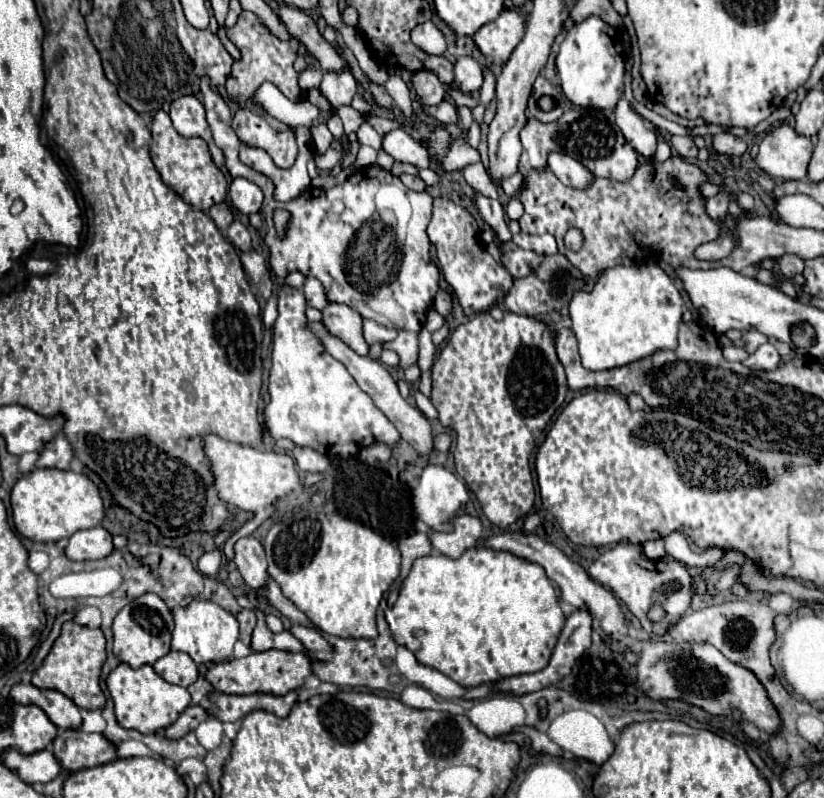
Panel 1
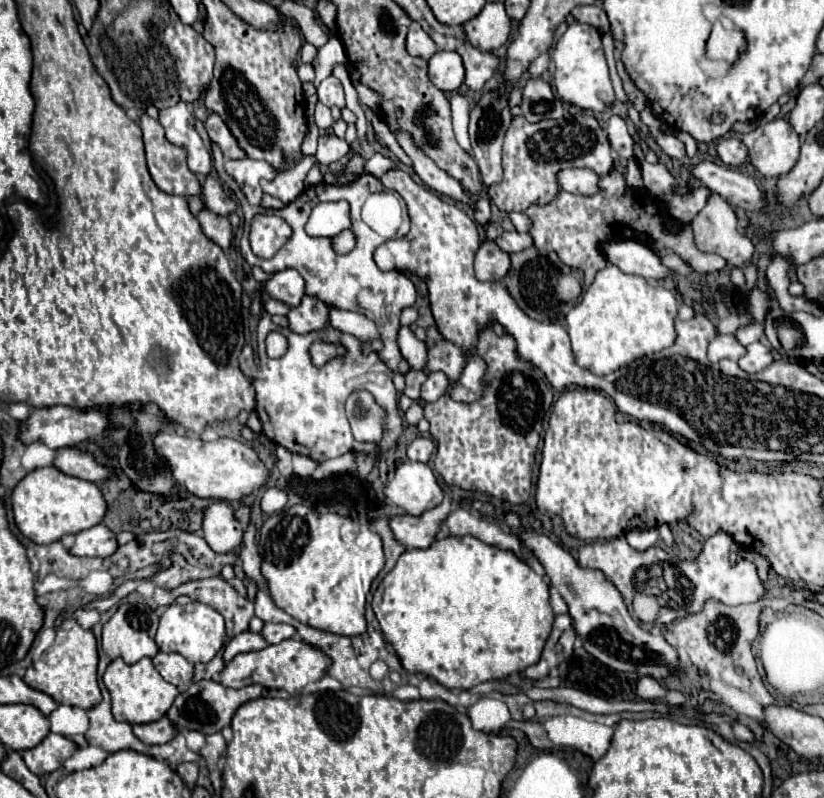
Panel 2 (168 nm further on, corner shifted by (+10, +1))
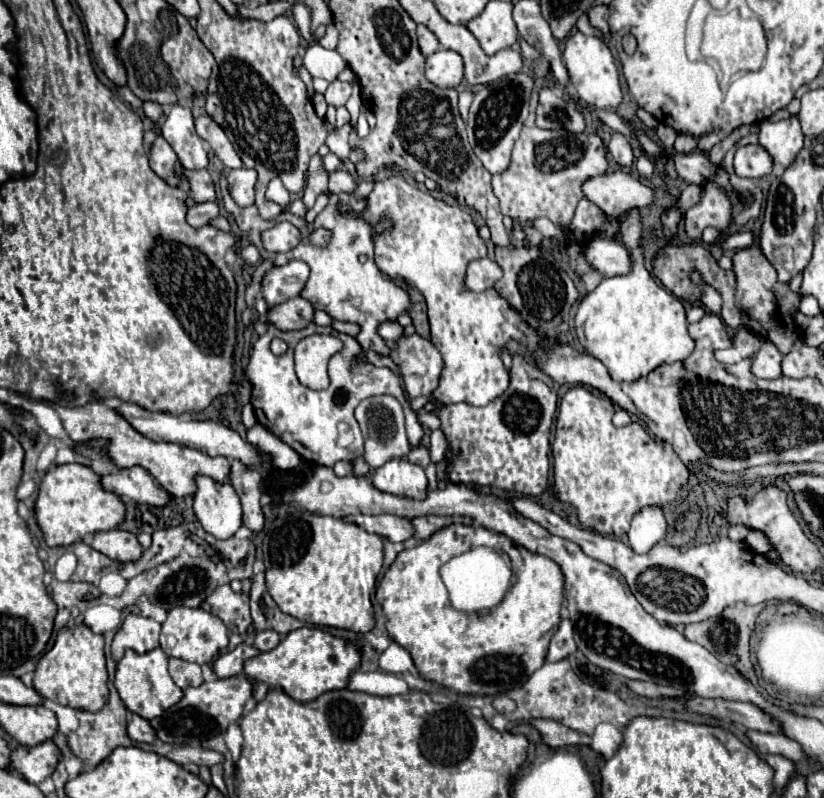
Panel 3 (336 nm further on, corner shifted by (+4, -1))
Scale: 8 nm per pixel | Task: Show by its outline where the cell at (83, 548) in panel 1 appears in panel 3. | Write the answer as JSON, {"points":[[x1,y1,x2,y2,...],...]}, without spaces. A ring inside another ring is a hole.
{"points":[[106,530,106,532,96,532,92,548,98,552,106,554,112,560,118,562,134,562,142,556,142,546,136,538,136,534,126,532,126,530]]}

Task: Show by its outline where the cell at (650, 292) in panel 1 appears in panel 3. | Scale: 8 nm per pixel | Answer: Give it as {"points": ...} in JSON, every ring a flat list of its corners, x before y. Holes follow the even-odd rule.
{"points":[[634,262,632,272,604,278,580,300,576,312,576,334,586,352,598,358,614,380,634,382,660,364,686,360,694,350,682,302,662,288,642,262]]}

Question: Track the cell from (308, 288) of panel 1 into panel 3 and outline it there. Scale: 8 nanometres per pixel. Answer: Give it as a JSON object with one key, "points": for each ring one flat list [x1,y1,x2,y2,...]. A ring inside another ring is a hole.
{"points":[[292,260,286,266,274,266,264,274,262,280,262,296,268,306,282,304,300,294,308,280,308,266,300,260]]}

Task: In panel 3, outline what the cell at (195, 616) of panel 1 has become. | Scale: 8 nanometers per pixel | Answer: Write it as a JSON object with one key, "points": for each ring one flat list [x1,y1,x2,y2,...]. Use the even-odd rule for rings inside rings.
{"points":[[184,606,172,608,168,612,168,618,162,624,160,648,172,658,196,662,202,666,212,662,226,646,228,646,228,628,218,616,202,608,184,608]]}

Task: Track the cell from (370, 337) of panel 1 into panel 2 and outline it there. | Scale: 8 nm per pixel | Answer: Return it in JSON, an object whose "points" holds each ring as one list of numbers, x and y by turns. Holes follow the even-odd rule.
{"points":[[330,308,330,324,332,328,338,328,346,334,356,336,362,342,378,340,378,328,376,324,358,312,344,312,338,308]]}

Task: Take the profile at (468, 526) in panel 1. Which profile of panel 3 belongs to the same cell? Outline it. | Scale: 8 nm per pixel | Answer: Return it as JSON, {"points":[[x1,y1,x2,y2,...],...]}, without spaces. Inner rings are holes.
{"points":[[356,514,356,516,346,516,344,522,352,522,370,534,388,538,390,542,404,542,406,538,414,536,414,528,408,522,408,518,400,518,392,514,378,514,378,516]]}

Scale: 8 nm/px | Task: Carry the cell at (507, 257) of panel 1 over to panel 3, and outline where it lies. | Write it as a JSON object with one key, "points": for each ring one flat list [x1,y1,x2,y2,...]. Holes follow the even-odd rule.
{"points":[[480,258,480,260,472,260,466,268,466,278,464,278,464,286,470,292,482,292,486,288,492,288,494,282,502,276,500,266,490,260,490,258]]}

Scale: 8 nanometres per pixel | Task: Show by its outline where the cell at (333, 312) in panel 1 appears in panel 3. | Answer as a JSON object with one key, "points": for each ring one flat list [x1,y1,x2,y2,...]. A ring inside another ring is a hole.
{"points":[[296,296,296,300,286,300,284,304,268,308,268,322,278,330,300,330,312,322,314,308,308,300]]}

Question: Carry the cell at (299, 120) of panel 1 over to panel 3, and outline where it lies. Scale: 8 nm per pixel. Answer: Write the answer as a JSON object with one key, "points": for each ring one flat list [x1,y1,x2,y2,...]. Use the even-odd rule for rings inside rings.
{"points":[[310,46,304,54,304,66,312,76,320,76,328,82,332,82,344,68,346,62,340,58,336,50,328,50,322,46]]}

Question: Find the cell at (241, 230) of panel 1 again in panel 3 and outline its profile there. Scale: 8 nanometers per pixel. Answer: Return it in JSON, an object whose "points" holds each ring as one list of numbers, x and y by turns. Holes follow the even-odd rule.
{"points":[[204,202,204,204,194,204,192,208,188,208,186,212,186,220,190,226,200,228,206,226,212,218,218,216,218,204,216,202]]}

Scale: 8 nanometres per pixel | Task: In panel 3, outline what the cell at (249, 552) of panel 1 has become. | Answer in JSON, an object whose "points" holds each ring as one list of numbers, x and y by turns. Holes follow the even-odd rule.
{"points":[[196,476,194,512,206,532,224,540,242,526,242,508,236,490,208,476]]}

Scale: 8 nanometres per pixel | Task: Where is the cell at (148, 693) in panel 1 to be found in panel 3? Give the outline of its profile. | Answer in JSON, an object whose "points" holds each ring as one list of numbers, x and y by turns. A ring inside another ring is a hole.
{"points":[[154,648,150,652,126,652,124,658,116,666,116,680,114,686,124,700,126,708,146,720,160,716,164,710,174,706,182,698,182,690,172,682,168,674,168,656,162,648]]}

